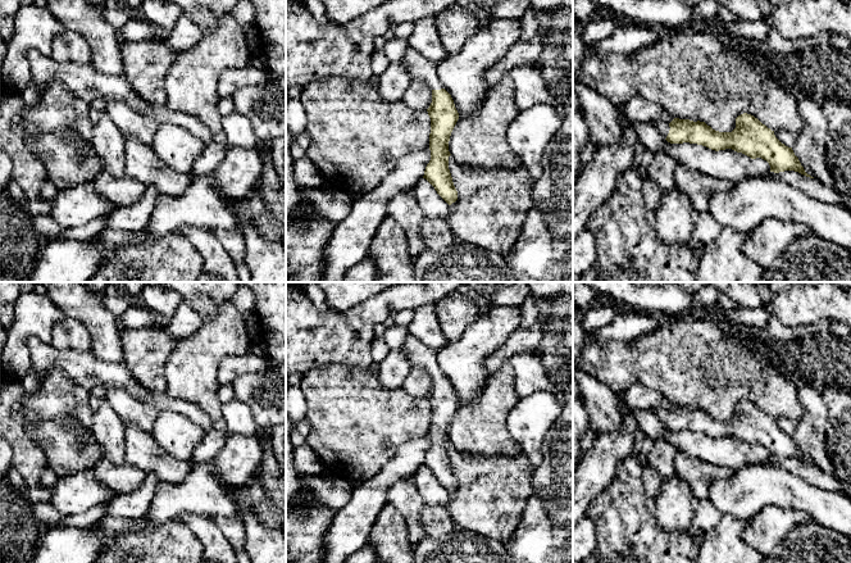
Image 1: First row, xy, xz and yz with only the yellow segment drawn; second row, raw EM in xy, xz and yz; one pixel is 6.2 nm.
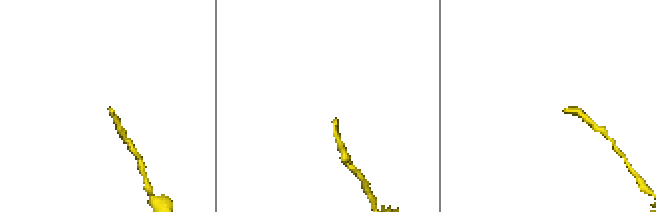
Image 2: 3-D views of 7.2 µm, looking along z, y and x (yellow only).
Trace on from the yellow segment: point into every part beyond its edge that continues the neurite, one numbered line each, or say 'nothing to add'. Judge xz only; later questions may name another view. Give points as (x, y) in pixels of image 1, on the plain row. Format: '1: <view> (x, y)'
1: xz (419, 355)

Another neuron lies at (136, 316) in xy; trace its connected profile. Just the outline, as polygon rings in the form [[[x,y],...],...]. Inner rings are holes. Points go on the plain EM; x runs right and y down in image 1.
[[[137,300],[120,317],[120,324],[129,330],[154,327],[160,322],[151,310],[142,307]]]

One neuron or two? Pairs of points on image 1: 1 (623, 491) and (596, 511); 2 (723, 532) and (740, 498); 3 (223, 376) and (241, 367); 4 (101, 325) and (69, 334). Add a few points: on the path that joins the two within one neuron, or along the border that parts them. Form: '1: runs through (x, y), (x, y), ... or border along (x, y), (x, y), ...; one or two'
1: runs through (617, 498), (603, 511); one
2: border along (723, 513), (729, 513), (746, 522); two
3: runs through (227, 372), (232, 367), (237, 367); one
4: border along (67, 316), (83, 325), (91, 349); two

